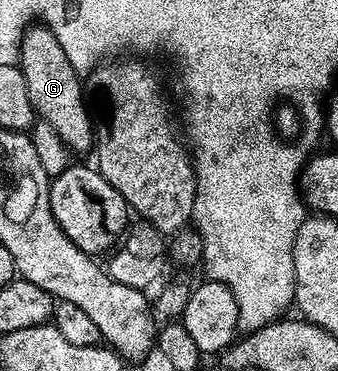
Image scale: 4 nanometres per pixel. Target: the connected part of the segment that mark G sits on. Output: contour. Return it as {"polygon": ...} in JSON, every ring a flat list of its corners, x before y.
{"polygon":[[43,23,29,24,20,44,18,64,22,79,26,79,26,91,30,91,30,103,37,118,54,127,69,154,91,154,96,131,94,120,88,114,88,105,84,102,84,89,80,86,82,77,74,67,70,67,70,59,66,59,66,51,62,51,62,43,58,43,54,31]]}

